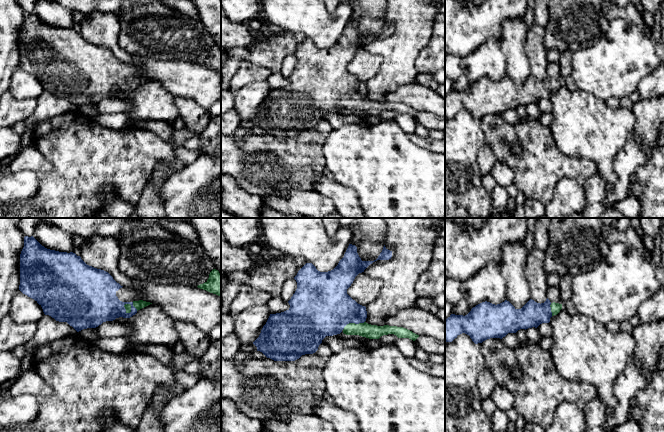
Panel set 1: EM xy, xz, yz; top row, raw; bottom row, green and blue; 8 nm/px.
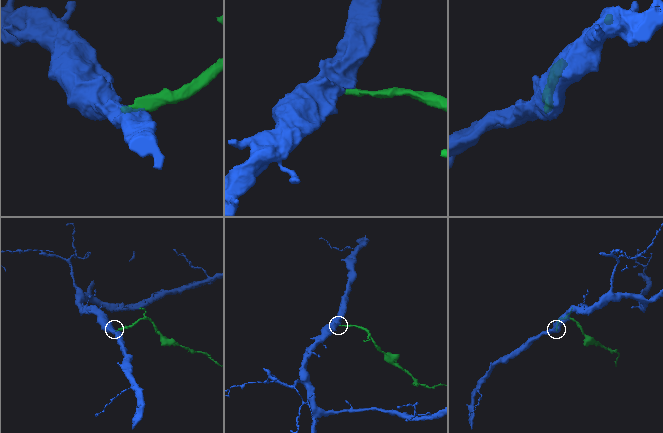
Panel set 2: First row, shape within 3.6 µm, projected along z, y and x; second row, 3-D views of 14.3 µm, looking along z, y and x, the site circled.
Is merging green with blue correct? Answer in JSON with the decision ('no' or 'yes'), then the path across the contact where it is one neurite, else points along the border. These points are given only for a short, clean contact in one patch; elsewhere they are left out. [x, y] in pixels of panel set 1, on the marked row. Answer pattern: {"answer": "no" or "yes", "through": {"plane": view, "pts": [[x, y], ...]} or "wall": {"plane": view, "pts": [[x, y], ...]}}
{"answer": "yes", "through": {"plane": "xz", "pts": [[364, 329], [353, 323], [343, 313], [326, 308]]}}

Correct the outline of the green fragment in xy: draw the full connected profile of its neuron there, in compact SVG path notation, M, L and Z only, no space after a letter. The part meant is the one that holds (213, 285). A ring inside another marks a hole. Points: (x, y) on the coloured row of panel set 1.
M213 269L209 274L208 280L197 287L221 297L221 274L218 270Z

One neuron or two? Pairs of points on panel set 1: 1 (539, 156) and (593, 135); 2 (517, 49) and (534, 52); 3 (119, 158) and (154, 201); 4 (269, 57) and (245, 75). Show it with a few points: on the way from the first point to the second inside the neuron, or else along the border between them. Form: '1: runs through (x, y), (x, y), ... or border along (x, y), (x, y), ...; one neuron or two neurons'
1: border along (549, 128), (555, 145), (562, 152), (580, 157); two neurons
2: border along (527, 30), (525, 52), (528, 57), (531, 73); two neurons
3: border along (155, 167), (151, 179), (135, 206); two neurons
4: border along (235, 71), (242, 61), (250, 61), (272, 72); two neurons

